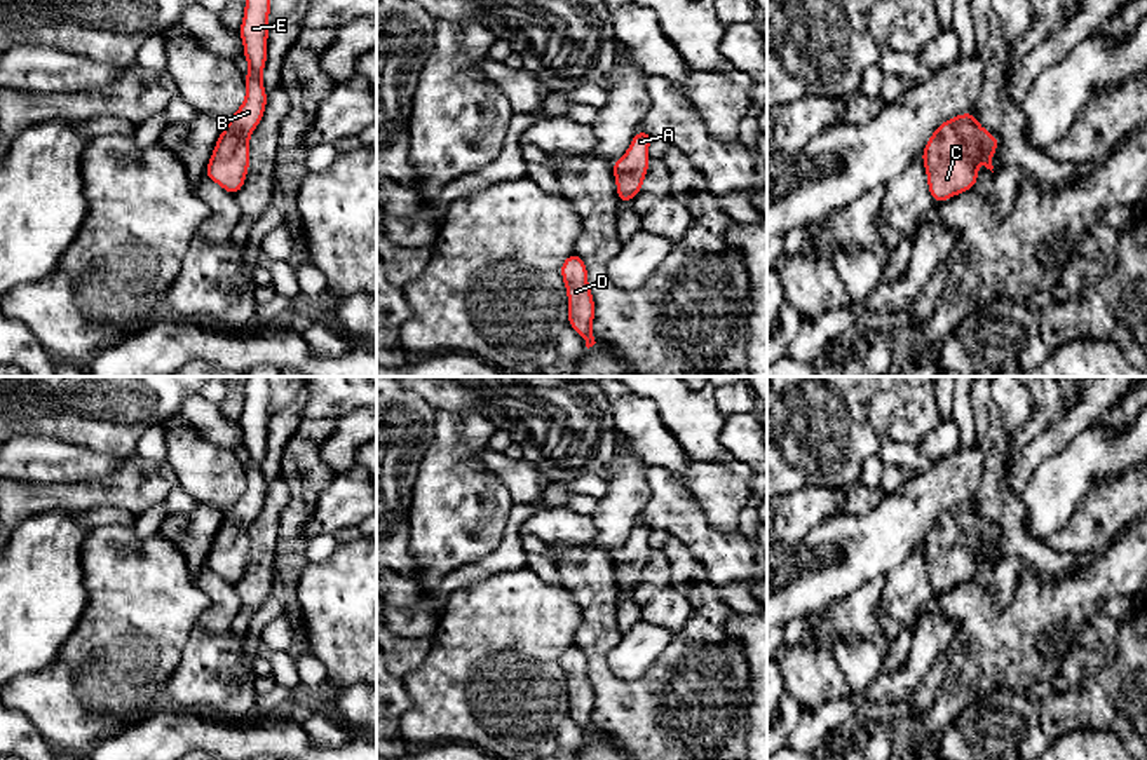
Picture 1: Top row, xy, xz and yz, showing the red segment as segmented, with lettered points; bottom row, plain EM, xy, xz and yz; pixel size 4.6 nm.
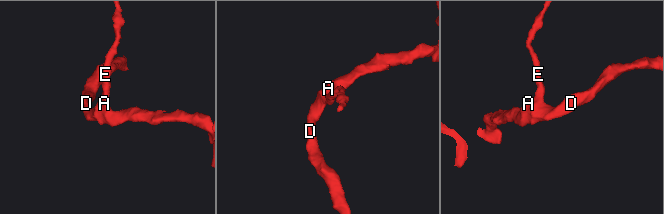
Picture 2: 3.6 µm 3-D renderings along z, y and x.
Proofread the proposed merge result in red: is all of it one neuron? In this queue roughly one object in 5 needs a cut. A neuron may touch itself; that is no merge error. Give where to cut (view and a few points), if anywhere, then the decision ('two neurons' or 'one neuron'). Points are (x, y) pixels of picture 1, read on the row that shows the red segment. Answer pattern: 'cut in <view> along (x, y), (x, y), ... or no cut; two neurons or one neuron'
no cut; one neuron

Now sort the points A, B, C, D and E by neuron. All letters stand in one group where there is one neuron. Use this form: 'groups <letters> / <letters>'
groups A B C D E

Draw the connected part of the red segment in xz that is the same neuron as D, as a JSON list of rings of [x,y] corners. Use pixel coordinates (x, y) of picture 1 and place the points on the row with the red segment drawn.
[[[574,251],[560,268],[568,295],[568,326],[593,347],[594,300],[587,286],[587,270],[584,260]]]

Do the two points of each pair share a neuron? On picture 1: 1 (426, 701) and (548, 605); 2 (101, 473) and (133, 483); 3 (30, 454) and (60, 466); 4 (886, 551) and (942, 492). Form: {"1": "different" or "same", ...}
{"1": "same", "2": "different", "3": "same", "4": "same"}

